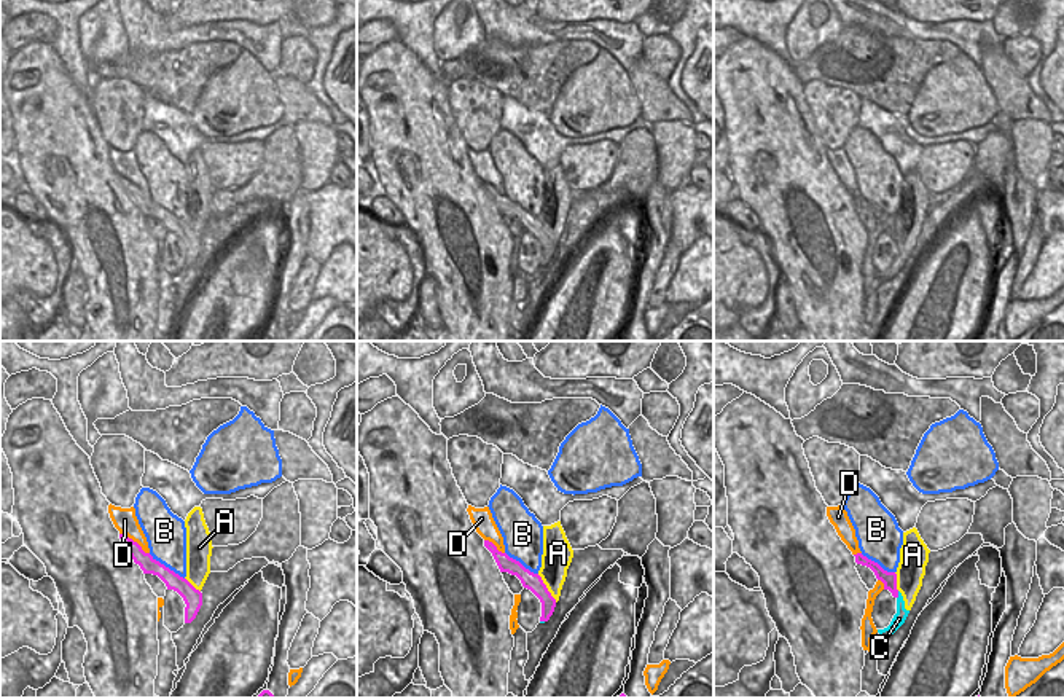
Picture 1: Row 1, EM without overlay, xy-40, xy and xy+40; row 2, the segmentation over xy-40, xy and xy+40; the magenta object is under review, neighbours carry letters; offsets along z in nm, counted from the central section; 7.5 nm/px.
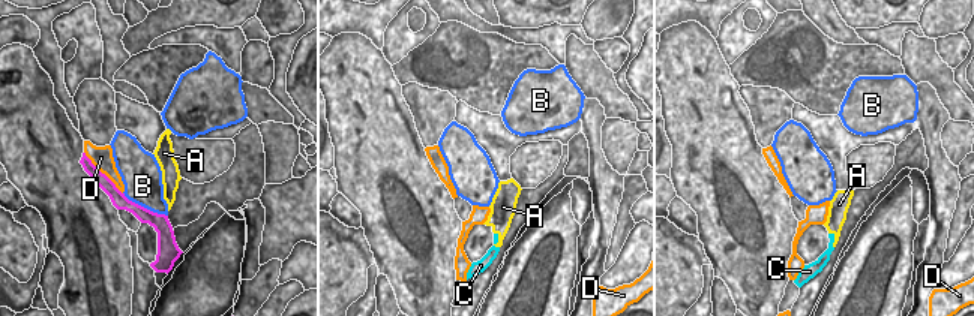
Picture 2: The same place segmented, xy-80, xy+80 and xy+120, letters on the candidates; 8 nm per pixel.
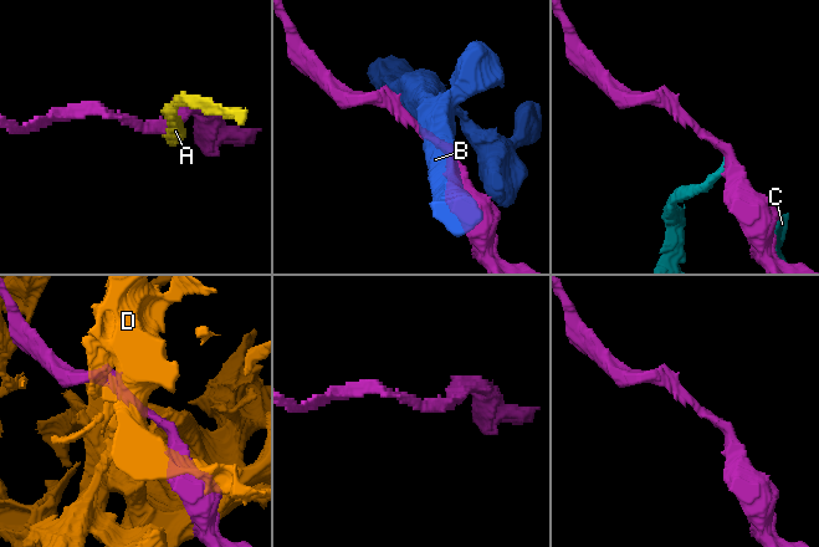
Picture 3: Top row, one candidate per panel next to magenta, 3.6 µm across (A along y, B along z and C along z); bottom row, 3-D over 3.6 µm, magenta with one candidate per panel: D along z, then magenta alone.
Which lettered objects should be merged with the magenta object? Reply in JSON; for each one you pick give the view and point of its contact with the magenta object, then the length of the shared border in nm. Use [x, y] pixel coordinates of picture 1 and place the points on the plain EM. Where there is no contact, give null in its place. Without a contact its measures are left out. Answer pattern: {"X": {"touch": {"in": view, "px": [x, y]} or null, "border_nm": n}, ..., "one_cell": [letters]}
{"one_cell": []}

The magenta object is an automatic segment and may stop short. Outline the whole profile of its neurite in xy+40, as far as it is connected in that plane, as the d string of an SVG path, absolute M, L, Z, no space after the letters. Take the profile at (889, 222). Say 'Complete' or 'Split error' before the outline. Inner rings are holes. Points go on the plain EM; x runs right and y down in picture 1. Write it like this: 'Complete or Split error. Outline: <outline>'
Complete. Outline: M862 196L854 198L855 206L870 210L876 222L884 226L884 233L889 233L894 241L898 241L898 233L897 233L897 217L895 215L887 215L884 214L878 206L868 202Z

